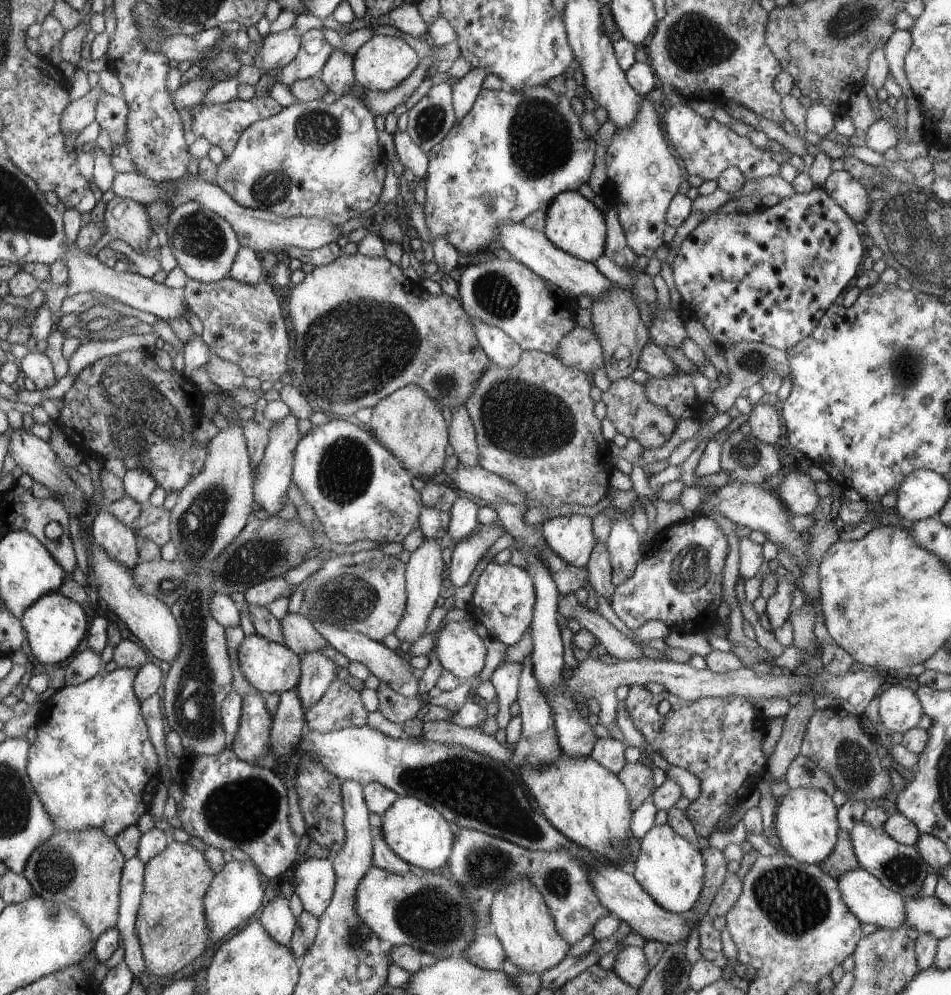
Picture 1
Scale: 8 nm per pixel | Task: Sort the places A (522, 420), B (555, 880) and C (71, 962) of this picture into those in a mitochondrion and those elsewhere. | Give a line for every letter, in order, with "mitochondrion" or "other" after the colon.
A: mitochondrion
B: mitochondrion
C: other

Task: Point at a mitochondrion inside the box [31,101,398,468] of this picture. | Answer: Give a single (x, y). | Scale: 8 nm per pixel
(141, 419)

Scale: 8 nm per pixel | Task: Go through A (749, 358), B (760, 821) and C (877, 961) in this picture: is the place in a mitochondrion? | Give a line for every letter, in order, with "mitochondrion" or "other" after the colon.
A: mitochondrion
B: other
C: mitochondrion

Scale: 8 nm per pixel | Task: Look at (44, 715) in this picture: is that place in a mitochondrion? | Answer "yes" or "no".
no

